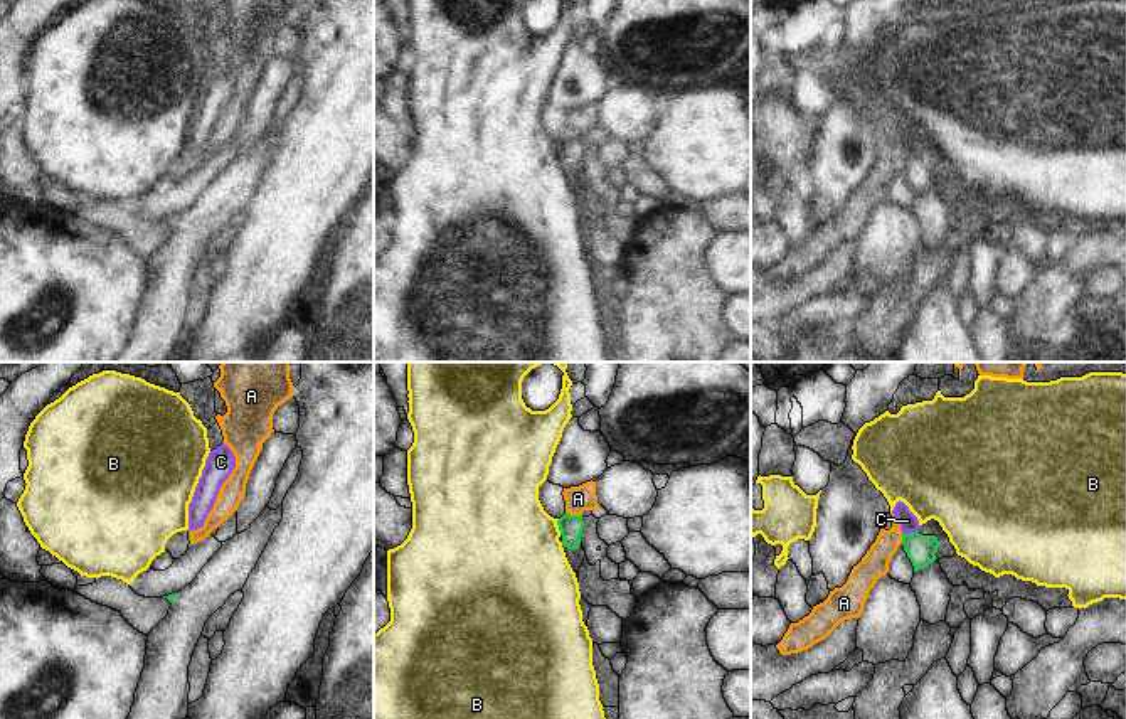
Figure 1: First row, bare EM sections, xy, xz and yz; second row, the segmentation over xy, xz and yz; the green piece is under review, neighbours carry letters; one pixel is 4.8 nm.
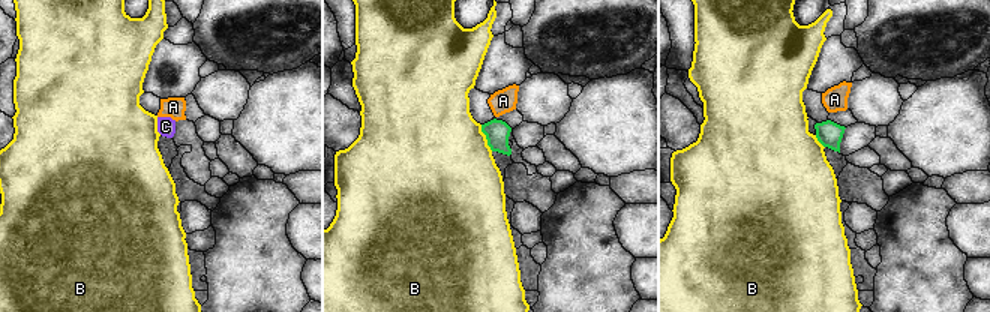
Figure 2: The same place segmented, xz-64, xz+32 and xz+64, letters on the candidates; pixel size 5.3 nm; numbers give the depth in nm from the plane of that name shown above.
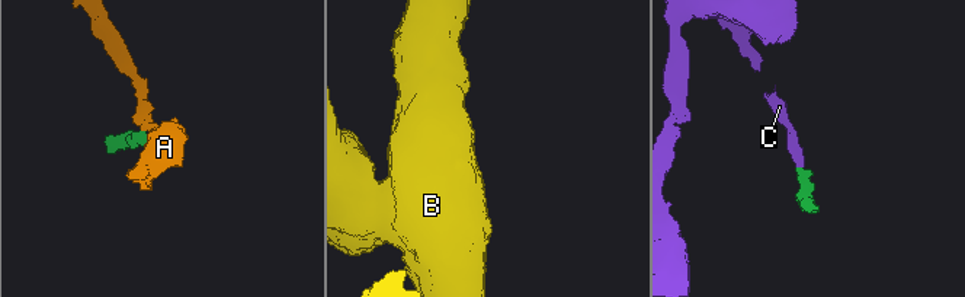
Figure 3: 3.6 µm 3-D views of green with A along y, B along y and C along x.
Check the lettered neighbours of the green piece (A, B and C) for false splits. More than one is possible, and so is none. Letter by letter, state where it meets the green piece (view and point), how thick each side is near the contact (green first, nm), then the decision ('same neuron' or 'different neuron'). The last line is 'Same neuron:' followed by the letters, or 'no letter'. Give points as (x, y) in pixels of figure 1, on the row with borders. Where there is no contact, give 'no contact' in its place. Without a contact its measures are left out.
A: contact xz (574, 516); calibres 110 and 130 nm; different neuron
B: contact xz (559, 527); calibres 110 and 460 nm; different neuron
C: contact yz (911, 532); calibres 140 and 90 nm; same neuron
Same neuron: C

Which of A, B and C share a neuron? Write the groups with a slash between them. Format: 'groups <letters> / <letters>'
groups A / B / C

